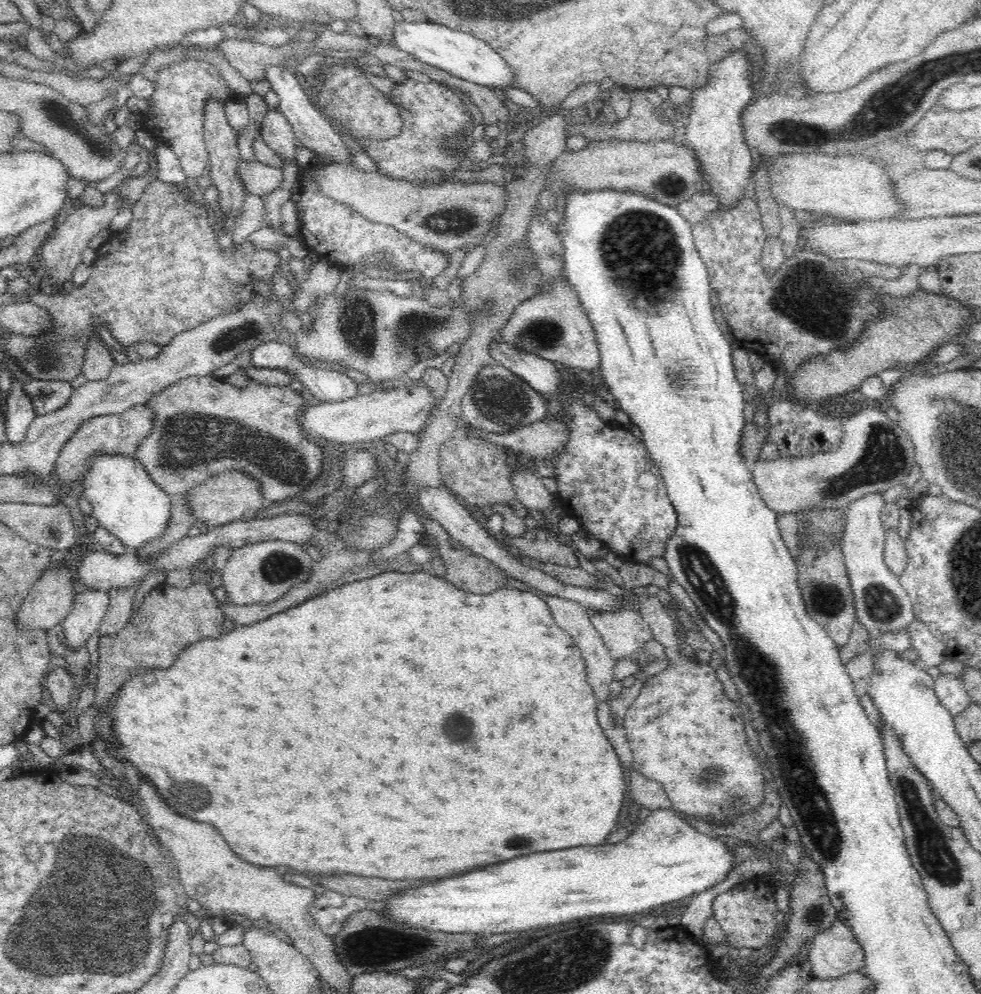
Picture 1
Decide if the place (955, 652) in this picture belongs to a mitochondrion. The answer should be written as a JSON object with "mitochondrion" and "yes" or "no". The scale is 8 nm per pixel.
{"mitochondrion":"no"}

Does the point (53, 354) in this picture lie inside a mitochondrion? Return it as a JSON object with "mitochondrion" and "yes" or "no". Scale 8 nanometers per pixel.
{"mitochondrion":"yes"}

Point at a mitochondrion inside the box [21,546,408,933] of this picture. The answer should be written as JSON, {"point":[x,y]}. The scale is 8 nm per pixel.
{"point":[178,793]}

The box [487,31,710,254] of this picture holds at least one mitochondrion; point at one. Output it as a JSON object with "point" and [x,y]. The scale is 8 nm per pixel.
{"point":[664,188]}

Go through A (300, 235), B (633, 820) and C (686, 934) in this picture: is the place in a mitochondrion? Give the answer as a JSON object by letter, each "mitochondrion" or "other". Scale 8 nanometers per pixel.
{"A":"other","B":"other","C":"other"}

